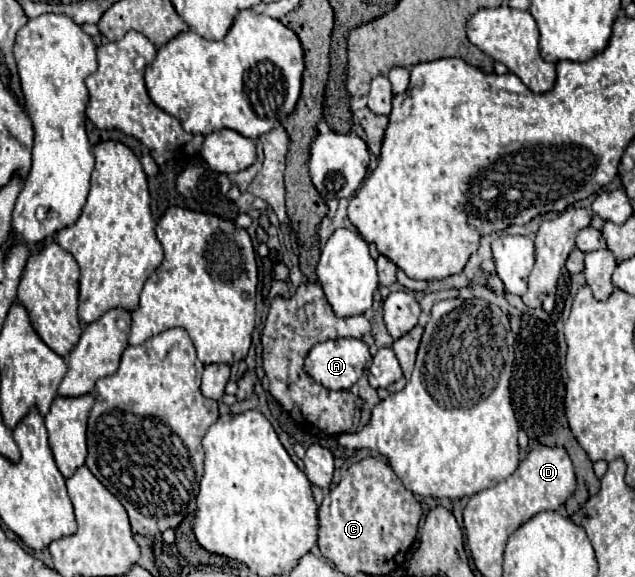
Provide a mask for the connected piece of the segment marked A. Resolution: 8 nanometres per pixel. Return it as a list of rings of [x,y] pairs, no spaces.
[[[337,338],[317,344],[305,358],[305,370],[329,390],[347,390],[363,374],[369,346],[359,338]]]

